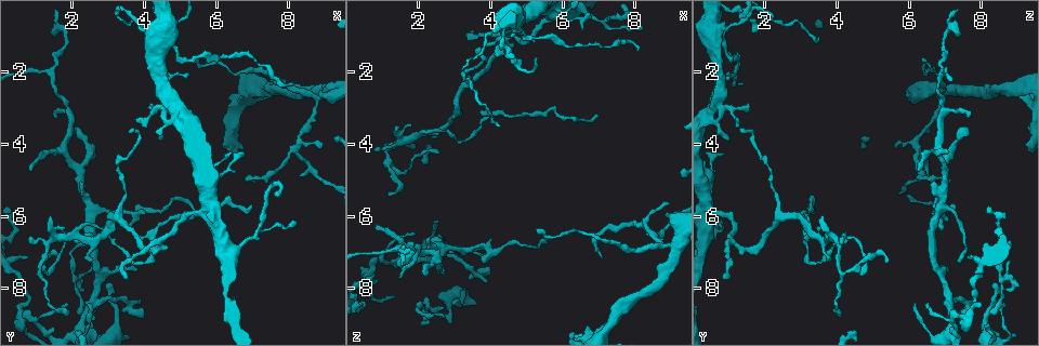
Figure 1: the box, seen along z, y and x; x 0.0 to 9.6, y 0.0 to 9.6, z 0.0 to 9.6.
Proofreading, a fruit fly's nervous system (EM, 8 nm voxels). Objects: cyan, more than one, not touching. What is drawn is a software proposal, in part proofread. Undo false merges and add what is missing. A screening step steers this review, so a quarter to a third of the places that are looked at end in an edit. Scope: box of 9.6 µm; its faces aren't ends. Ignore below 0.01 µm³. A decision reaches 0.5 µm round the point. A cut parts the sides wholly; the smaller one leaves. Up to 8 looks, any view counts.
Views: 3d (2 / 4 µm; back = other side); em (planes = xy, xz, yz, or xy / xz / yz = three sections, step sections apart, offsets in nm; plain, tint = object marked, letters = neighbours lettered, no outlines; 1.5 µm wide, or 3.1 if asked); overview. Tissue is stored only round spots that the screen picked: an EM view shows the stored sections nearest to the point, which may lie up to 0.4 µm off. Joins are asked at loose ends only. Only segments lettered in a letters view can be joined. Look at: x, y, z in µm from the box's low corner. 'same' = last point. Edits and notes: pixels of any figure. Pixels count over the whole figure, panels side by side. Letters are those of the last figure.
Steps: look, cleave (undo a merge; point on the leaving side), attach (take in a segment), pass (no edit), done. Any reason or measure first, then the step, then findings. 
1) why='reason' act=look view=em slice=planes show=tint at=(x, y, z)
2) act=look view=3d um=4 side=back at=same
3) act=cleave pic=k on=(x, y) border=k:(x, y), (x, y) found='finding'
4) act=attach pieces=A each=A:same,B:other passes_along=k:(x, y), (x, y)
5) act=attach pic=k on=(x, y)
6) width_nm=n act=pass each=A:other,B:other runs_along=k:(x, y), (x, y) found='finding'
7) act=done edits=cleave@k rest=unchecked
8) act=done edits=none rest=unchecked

why='an open end' act=look view=em slice=planes show=tint at=(2.15, 7.70, 8.95)

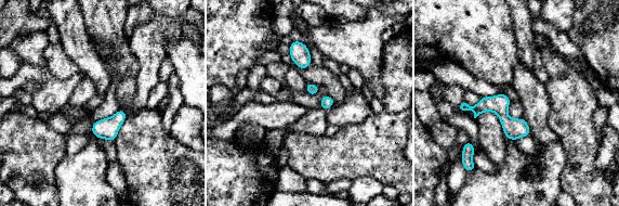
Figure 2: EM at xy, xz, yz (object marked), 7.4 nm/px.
why='what lies round it' act=look view=em slice=planes show=letters at=same

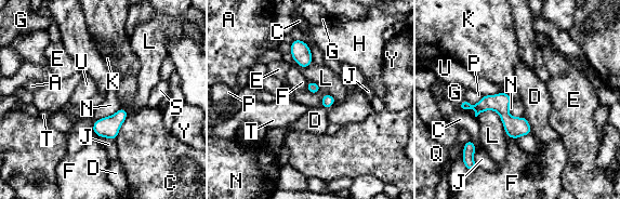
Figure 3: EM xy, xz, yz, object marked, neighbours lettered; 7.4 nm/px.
longest_contact=N:280nm act=pass each=A:other,C:other,D:other,E:other,F:other,G:other,H:other,J:other,K:other,L:other,N:other,P:other,Q:other,S:other,T:other,U:other,Y:other runs_along=3:(462, 107), (496, 106), (528, 131) found='no lettered segment goes on from it'

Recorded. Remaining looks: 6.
why='side arm on a straight run' act=look view=em slice=yz step=4 show=tint at=(2.20, 6.60, 3.65)

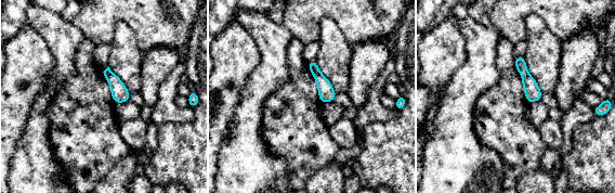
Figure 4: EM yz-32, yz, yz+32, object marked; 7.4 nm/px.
act=look view=em slice=yz step=4 show=letters at=same

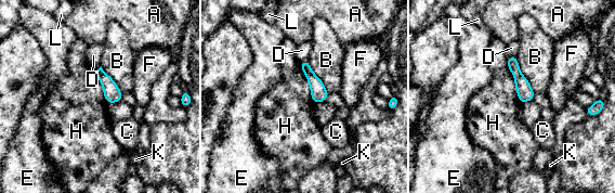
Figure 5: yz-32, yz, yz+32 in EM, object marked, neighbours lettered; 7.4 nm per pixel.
width_nm=60 longest_contact=H:360nm act=pass each=A:other,B:other,C:other,D:other,E:other,F:other,H:other,K:other,L:other found='continuous, no second neuron'

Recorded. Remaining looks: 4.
why='end of a long branch' act=look view=3d um=4 at=(5.30, 1.70, 6.50)

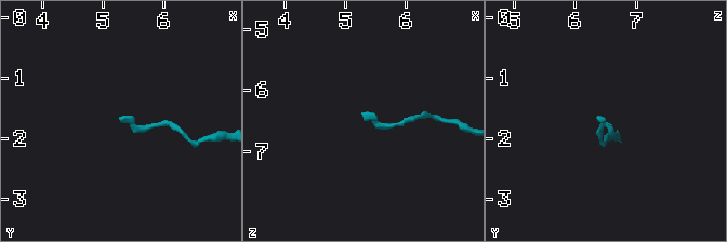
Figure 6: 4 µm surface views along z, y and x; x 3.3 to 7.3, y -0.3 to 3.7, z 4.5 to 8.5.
why='need the tissue' act=look view=em slice=planes show=letters at=(5.35, 1.65, 6.50)

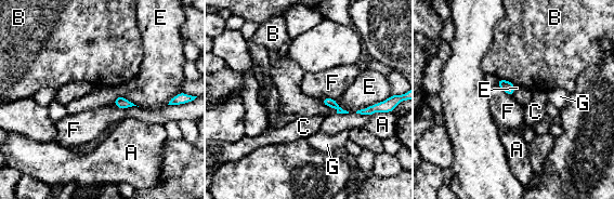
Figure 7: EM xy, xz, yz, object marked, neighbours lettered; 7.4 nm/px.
act=pass each=A:other,B:other,C:other,E:other,F:other,G:other border=7:(498, 78), (509, 80), (515, 85) found='none of them fits'

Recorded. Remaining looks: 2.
act=done edits=none rest=unchecked

